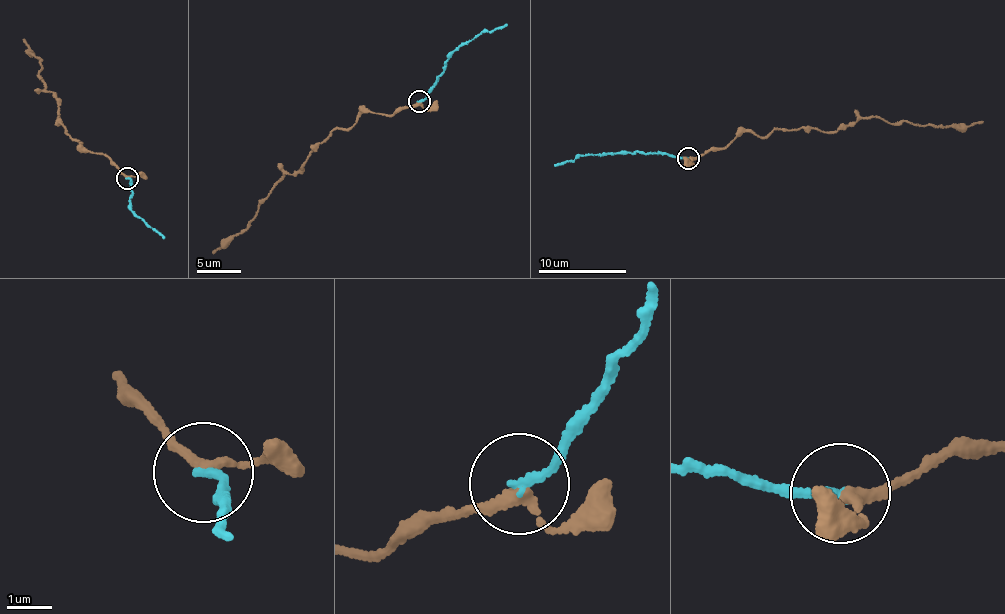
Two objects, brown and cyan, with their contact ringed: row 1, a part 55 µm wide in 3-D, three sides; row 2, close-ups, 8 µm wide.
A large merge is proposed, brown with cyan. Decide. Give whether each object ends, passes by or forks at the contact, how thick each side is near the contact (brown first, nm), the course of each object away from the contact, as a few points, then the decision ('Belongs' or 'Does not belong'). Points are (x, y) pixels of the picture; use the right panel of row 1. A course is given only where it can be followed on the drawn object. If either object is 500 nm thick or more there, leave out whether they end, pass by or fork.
At the ring brown passes by. At the ring cyan ends. Thickness 220 nm (brown) against 170 nm. Course of brown: (690, 159), (725, 146), (738, 134), (763, 136), (810, 128), (835, 133), (858, 118), (962, 126), (982, 121). Course of cyan: (688, 158), (667, 152), (627, 152), (579, 156), (555, 165). Belongs

